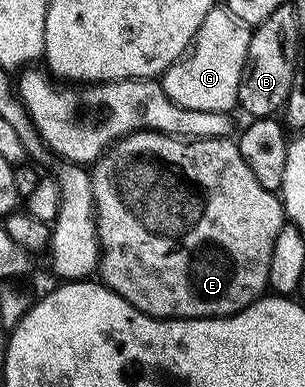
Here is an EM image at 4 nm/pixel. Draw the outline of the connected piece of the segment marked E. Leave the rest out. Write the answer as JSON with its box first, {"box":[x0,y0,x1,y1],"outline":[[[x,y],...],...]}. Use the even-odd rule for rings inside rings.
{"box":[90,131,286,319],"outline":[[[136,131],[113,143],[101,159],[91,164],[90,174],[96,206],[96,232],[100,238],[98,279],[111,291],[118,293],[118,297],[130,301],[134,309],[155,319],[222,319],[238,314],[269,290],[270,253],[278,233],[286,226],[284,205],[277,192],[267,191],[258,185],[254,173],[250,173],[246,161],[242,161],[239,146],[231,138],[178,139],[157,131]]]}

